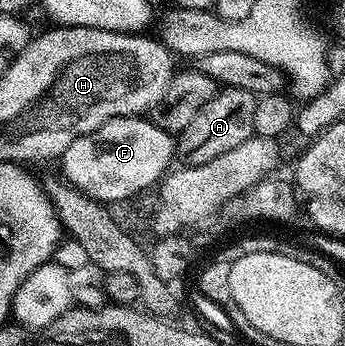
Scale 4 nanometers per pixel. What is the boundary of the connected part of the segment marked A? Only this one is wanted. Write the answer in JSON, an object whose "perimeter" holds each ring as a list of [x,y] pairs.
{"perimeter":[[[221,88],[194,119],[175,138],[174,153],[180,157],[185,166],[210,163],[210,159],[218,159],[218,155],[226,155],[226,151],[234,151],[238,143],[246,143],[254,135],[254,107],[256,96],[250,91],[241,89]]]}

